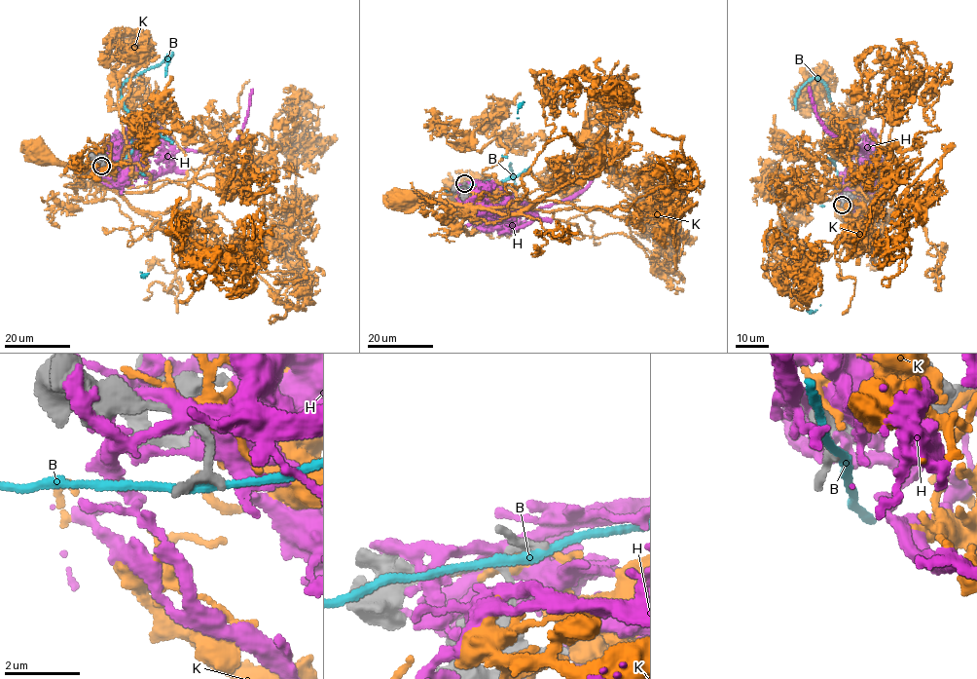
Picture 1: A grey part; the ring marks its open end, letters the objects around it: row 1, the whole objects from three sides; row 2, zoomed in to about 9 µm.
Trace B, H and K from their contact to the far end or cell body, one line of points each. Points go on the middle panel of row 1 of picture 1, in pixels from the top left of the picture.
B: (469, 186), (493, 184), (476, 193), (471, 202), (504, 201), (515, 191), (510, 163)
H: (465, 186), (495, 184), (506, 200), (535, 215), (544, 207), (570, 199), (591, 180), (598, 164)
K: (465, 187), (481, 195), (475, 205), (464, 207), (407, 193), (401, 195)

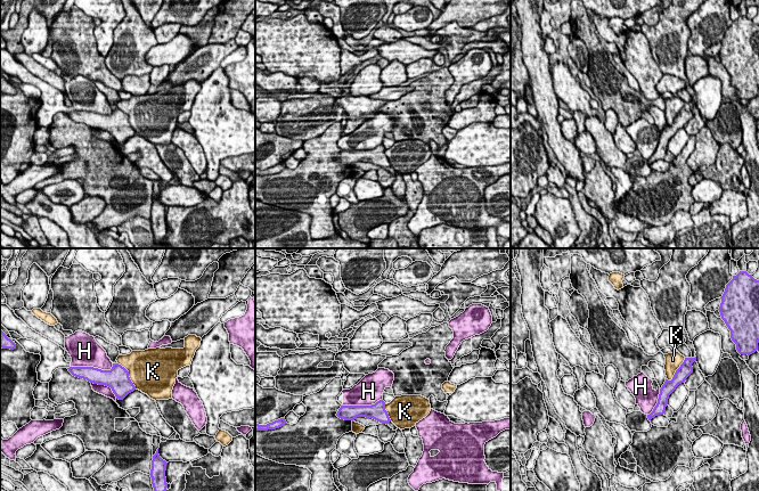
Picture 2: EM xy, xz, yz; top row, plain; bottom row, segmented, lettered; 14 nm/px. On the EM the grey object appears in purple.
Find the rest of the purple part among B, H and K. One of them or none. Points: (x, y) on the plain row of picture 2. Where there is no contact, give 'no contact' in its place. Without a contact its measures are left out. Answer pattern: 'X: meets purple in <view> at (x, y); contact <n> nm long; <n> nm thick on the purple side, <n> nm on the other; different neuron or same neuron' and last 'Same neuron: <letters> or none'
B: no contact; different neuron
H: meets purple in xy at (92, 112); contact 600 nm long; 220 nm thick on the purple side, 420 nm on the other; different neuron
K: meets purple in xy at (128, 120); contact 460 nm long; 320 nm thick on the purple side, 480 nm on the other; different neuron
Same neuron: none

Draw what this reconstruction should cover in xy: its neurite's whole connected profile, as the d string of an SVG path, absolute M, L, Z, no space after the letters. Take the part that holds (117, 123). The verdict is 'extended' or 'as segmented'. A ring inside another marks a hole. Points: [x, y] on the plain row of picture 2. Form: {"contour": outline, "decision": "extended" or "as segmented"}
{"contour": "M113 108L111 115L101 115L93 112L70 112L67 114L75 122L111 132L119 145L123 145L136 134L129 122L129 116L119 108Z", "decision": "as segmented"}

